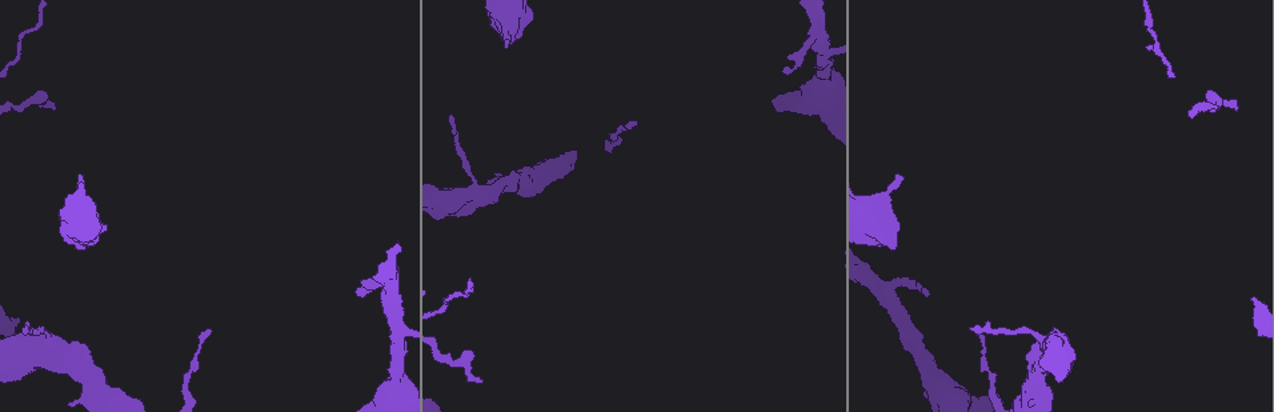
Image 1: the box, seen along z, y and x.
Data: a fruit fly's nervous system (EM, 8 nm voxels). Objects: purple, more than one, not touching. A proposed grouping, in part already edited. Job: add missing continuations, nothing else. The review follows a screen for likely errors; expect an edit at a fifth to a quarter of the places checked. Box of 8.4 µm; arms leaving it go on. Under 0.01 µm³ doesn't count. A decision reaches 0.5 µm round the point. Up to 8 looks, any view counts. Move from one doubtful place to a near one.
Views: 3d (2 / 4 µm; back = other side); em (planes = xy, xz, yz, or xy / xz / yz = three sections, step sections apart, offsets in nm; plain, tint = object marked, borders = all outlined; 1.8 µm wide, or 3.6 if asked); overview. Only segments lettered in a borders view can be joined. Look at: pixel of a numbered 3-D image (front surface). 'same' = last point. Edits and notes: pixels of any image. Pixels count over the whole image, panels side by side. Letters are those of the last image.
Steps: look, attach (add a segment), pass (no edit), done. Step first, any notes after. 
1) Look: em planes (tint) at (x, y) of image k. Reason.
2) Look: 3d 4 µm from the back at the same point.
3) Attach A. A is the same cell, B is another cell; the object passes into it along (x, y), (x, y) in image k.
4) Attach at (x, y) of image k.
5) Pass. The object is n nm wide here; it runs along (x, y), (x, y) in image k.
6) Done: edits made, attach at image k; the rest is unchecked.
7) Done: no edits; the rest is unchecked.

Look: 3d 4 µm at (356, 292) of image 1. Tapers out.

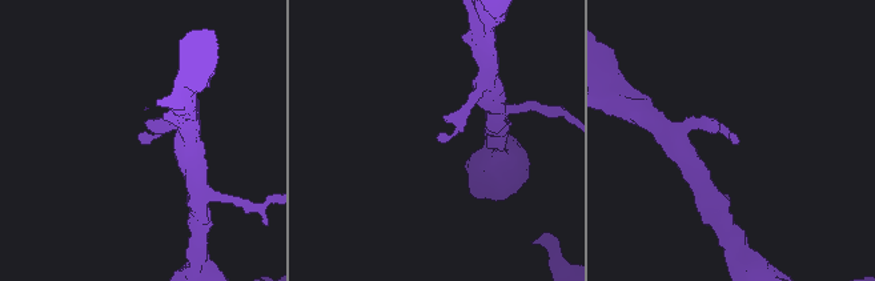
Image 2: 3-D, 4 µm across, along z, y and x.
Look: em planes (borders) at (439, 136) of image 2.

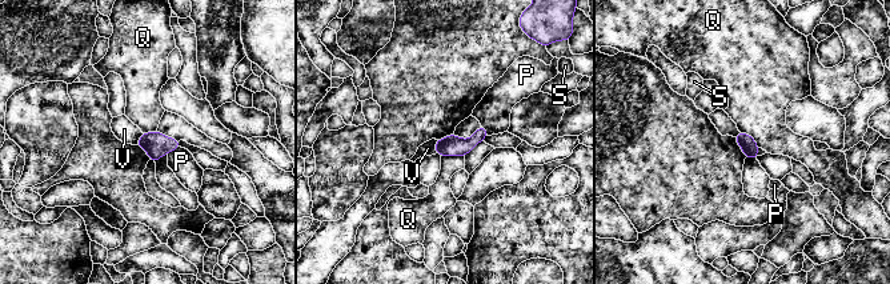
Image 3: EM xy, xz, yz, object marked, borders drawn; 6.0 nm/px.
Pass. The longest contact is with Q, 170 nm; P, Q, S and V are other cells; no lettered segment goes on from it.

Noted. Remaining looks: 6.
Look: 3d 4 µm at (43, 351) of image 1. Sharp bend.

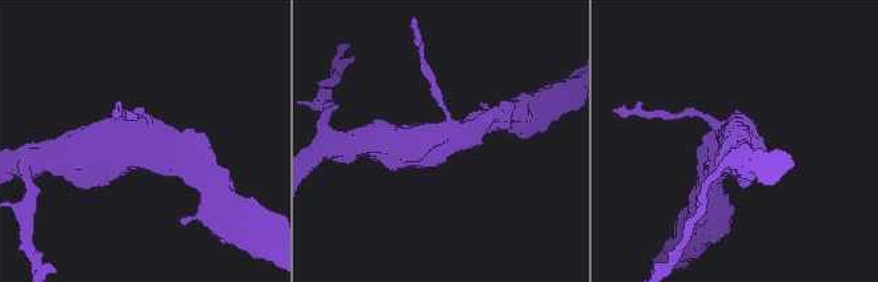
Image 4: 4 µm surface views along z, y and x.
Look: em 3.6 µm planes (tint) at (436, 140) of image 4. 3 arms meet here.

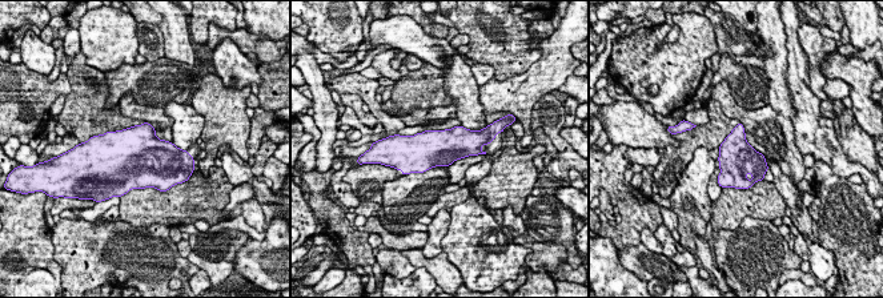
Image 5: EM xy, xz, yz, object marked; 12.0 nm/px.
Look: em 3.6 µm planes (borders) at the same point.

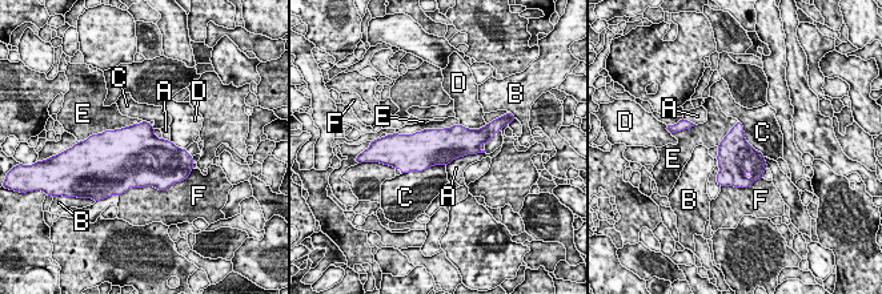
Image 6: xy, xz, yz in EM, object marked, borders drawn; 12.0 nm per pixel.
Pass. A, B, C, D, E and F are other cells; a border runs along (445, 164), (401, 174) in image 6; no lettered segment goes on from it.

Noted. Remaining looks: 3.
Look: em xz step 4 (tint) at (507, 46) of image 1. An open end.

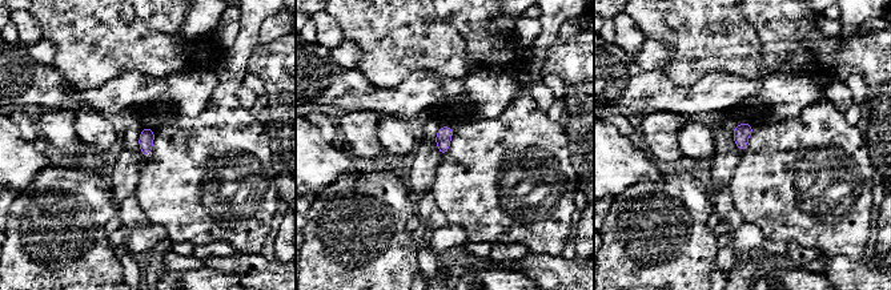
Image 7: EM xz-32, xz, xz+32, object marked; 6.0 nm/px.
Look: em yz step 4 (borders) at the same point. Another direction.

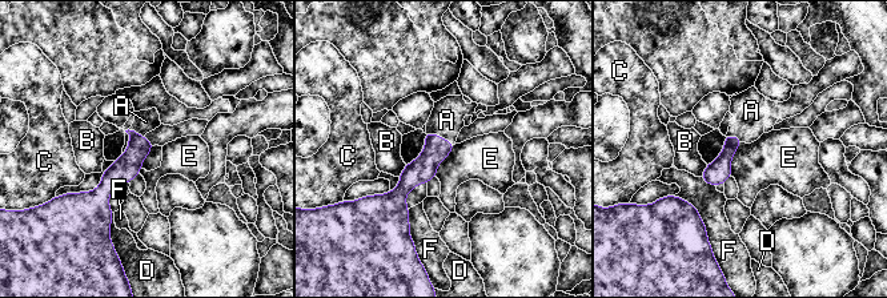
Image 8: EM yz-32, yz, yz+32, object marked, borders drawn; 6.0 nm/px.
Attach A. A is the same cell, B, C, D, E and F are other cells; the object passes into it along (424, 168), (441, 137), (446, 120) in image 8; the neuron continues.

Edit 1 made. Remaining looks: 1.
Done: edits made, attach at image 8; the rest is unchecked.

